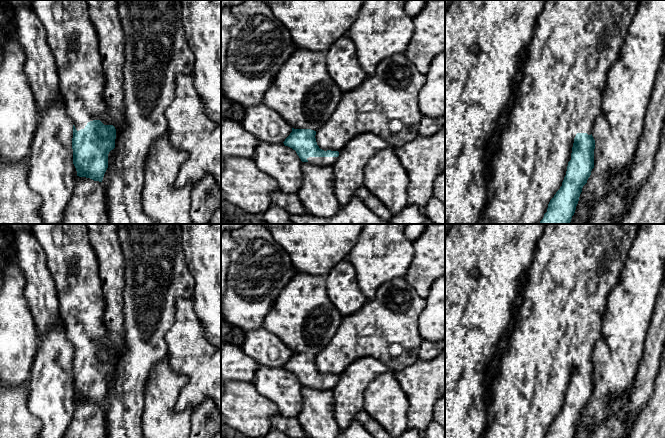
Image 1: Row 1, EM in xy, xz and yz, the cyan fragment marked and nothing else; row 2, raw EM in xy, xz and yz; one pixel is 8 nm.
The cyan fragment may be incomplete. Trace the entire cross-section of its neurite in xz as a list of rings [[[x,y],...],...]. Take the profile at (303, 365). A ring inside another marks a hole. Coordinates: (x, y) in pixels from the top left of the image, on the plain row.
[[[296,274],[276,298],[272,309],[264,319],[263,326],[292,351],[292,356],[283,367],[295,374],[302,386],[333,390],[339,376],[320,373],[315,359],[316,355],[330,343],[342,319],[343,315],[328,298],[326,276]]]

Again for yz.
[[[547,224],[535,249],[532,265],[527,270],[523,300],[517,311],[514,330],[510,334],[506,353],[499,360],[498,374],[491,385],[492,401],[487,407],[486,427],[480,438],[574,438],[583,410],[594,392],[595,364],[592,353],[601,337],[608,296],[620,280],[640,224]]]

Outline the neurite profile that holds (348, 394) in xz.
[[[368,356],[357,359],[339,376],[332,392],[334,416],[341,430],[346,430],[363,410],[364,393],[368,385],[389,369],[382,361]]]

